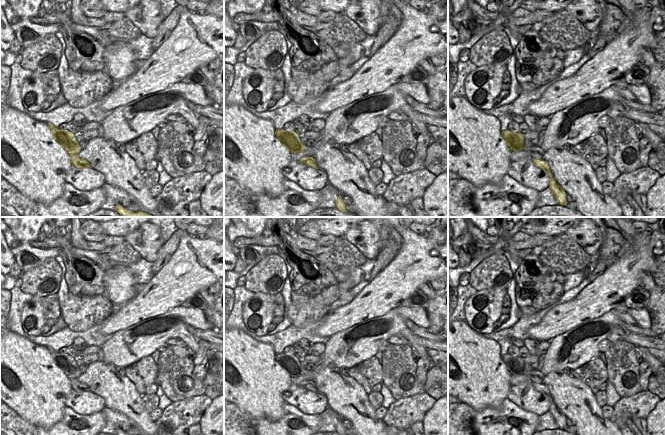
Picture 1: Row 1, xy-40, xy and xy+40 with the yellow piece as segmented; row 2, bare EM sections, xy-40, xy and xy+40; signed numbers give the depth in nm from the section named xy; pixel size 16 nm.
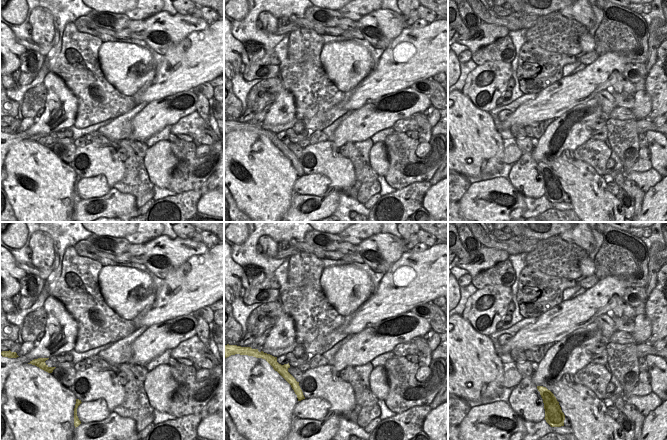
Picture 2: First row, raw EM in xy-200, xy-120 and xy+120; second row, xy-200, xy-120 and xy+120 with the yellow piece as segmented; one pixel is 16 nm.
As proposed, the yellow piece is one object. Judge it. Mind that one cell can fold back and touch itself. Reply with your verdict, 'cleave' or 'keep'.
cleave

